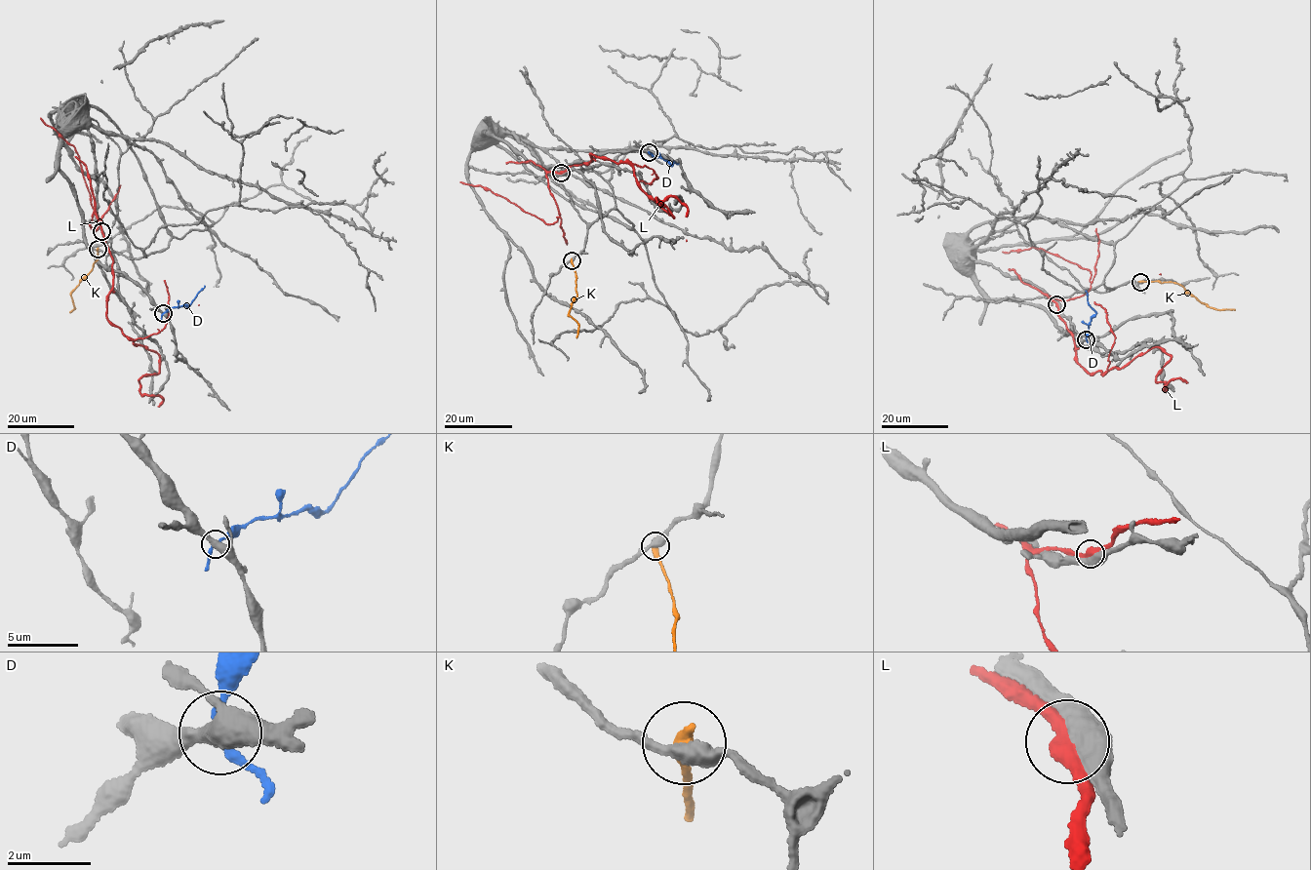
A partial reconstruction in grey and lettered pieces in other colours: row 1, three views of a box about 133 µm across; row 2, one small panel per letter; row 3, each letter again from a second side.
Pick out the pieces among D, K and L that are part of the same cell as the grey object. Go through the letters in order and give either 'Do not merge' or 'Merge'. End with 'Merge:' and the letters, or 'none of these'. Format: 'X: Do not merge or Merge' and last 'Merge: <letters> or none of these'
D: Do not merge
K: Do not merge
L: Do not merge
Merge: none of these

